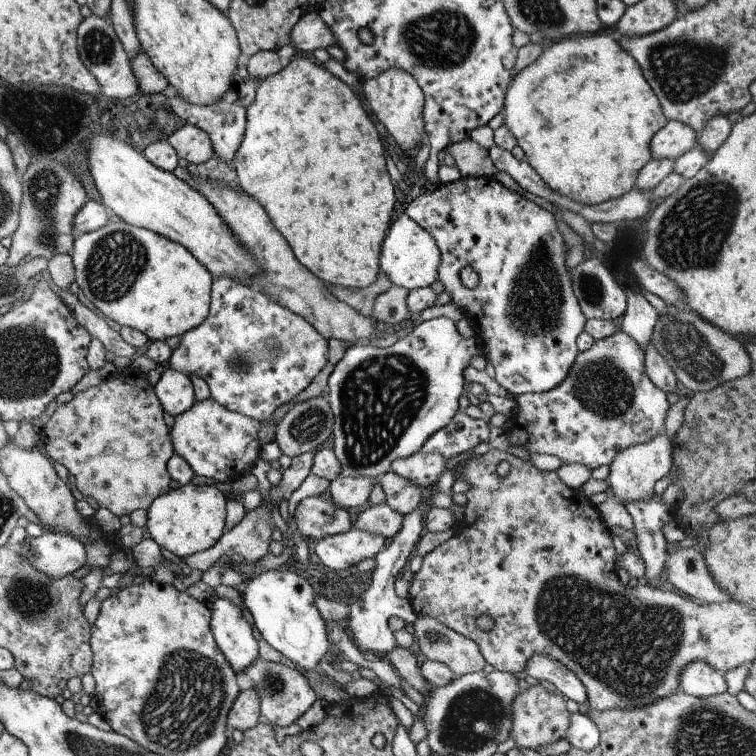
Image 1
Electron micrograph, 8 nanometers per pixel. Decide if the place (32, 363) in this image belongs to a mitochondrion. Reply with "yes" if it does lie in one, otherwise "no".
yes

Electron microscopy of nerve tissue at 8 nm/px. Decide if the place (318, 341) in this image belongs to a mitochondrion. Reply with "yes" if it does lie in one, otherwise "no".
no

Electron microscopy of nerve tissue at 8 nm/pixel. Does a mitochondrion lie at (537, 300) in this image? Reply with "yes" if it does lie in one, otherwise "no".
yes

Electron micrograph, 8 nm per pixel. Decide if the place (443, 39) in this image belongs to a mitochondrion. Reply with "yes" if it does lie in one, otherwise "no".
yes

